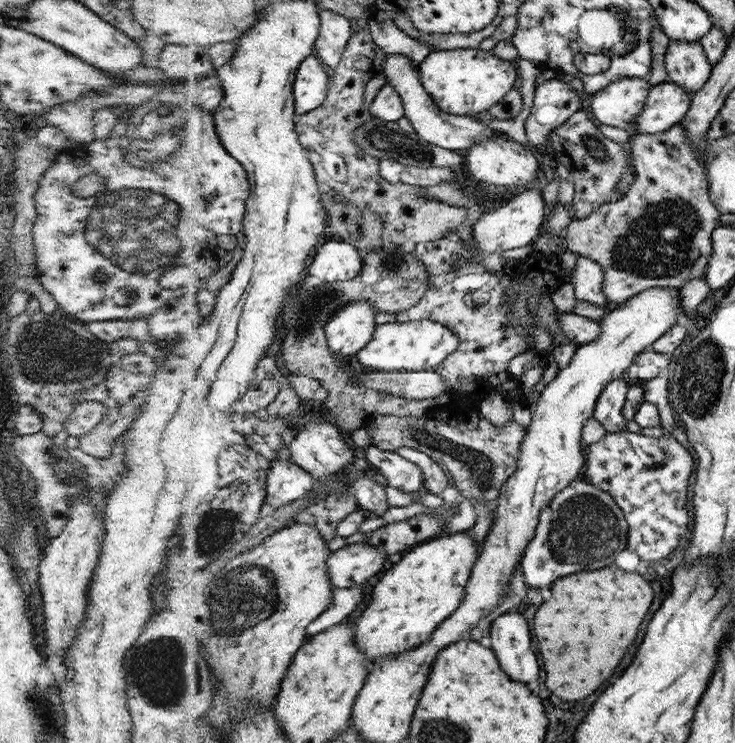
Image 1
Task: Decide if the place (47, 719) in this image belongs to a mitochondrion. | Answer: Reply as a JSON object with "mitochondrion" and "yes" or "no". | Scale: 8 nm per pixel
{"mitochondrion":"yes"}

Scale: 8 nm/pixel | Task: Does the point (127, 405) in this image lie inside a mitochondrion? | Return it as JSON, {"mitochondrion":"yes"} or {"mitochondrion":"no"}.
{"mitochondrion":"no"}

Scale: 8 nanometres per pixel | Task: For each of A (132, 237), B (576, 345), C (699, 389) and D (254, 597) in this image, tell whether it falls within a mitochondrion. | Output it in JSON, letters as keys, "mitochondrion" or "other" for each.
{"A":"mitochondrion","B":"other","C":"mitochondrion","D":"mitochondrion"}

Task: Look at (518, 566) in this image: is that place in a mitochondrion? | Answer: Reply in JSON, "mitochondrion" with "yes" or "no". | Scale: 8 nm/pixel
{"mitochondrion":"no"}

